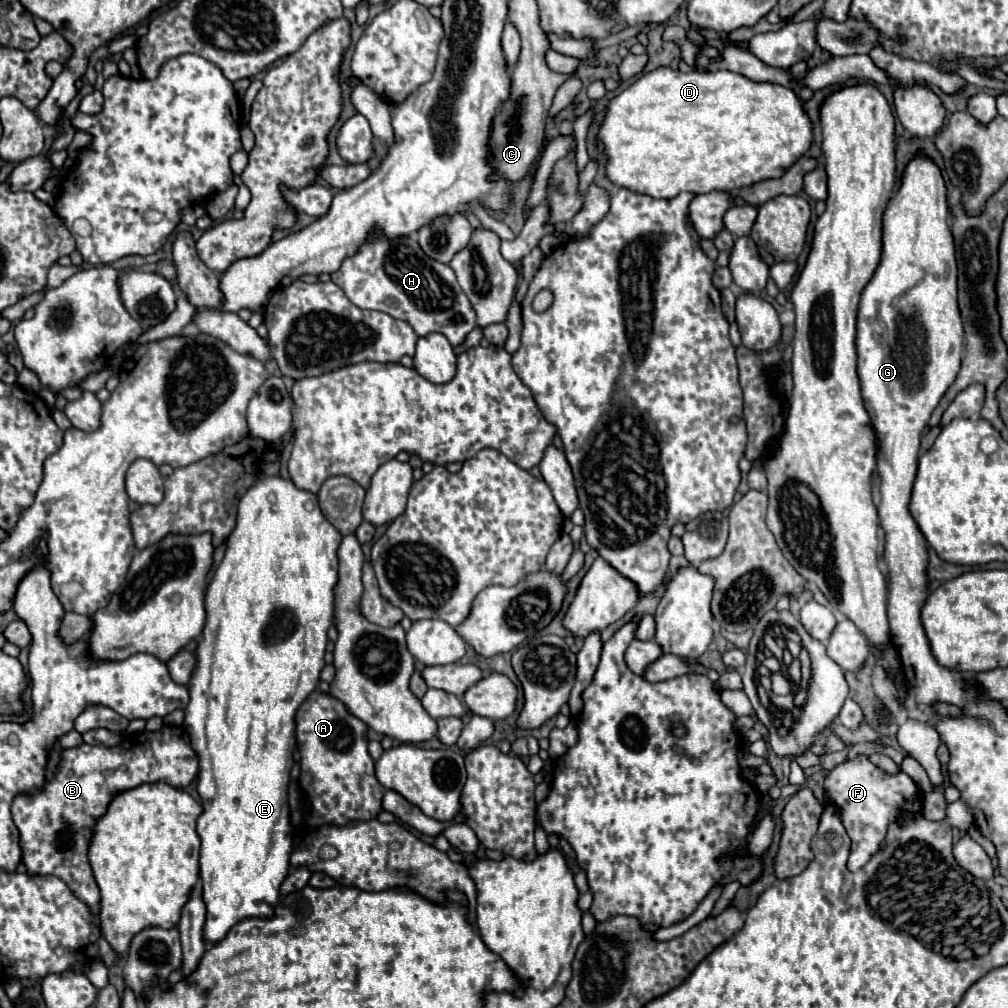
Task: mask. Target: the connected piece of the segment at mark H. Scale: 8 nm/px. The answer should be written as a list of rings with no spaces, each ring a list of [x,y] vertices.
[[[380,230],[372,232],[368,242],[344,262],[344,268],[332,274],[332,282],[336,282],[358,308],[378,310],[404,320],[418,336],[440,332],[452,346],[460,346],[468,332],[476,328],[476,312],[460,290],[454,270],[426,256],[414,236],[386,238]]]

